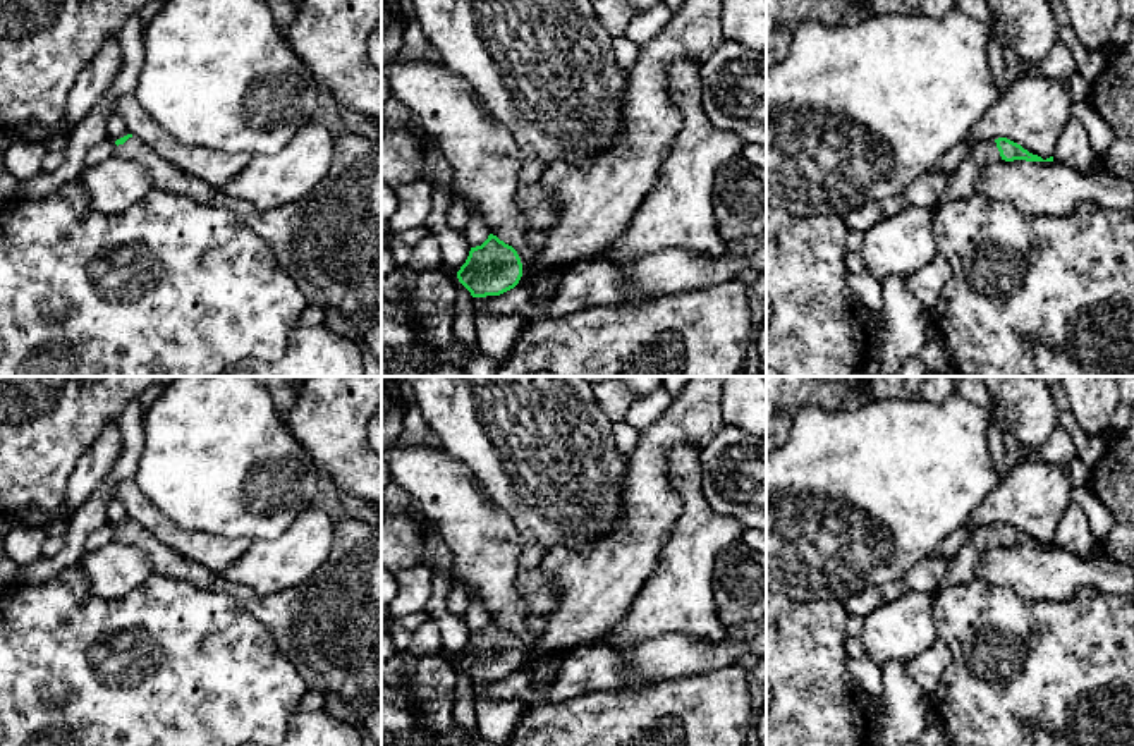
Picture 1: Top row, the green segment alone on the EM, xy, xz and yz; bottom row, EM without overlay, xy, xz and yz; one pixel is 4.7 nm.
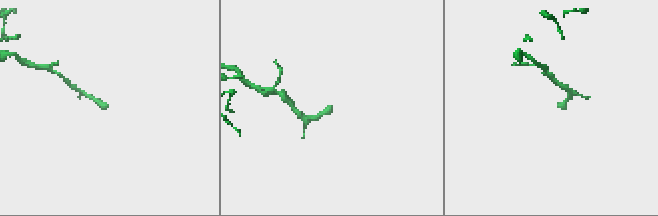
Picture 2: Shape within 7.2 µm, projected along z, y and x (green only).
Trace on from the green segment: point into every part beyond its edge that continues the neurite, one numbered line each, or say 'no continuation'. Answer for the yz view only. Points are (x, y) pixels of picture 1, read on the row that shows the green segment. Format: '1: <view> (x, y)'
1: yz (983, 153)

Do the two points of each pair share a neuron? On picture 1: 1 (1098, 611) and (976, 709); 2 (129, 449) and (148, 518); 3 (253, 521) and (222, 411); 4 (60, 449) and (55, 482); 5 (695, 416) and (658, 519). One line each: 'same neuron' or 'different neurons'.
1: same neuron
2: different neurons
3: same neuron
4: same neuron
5: same neuron

